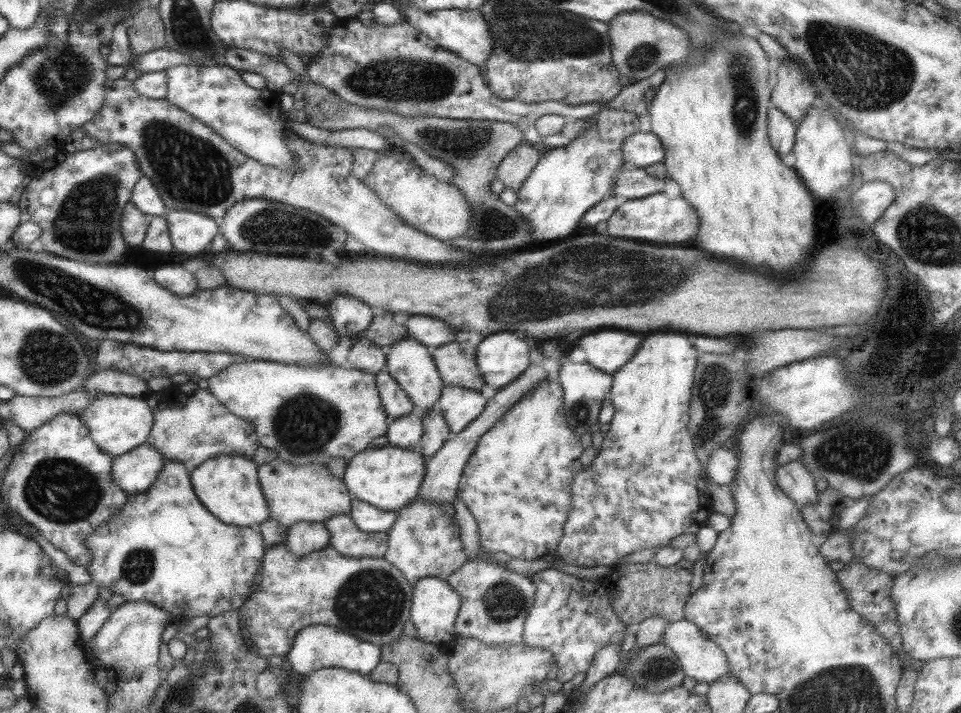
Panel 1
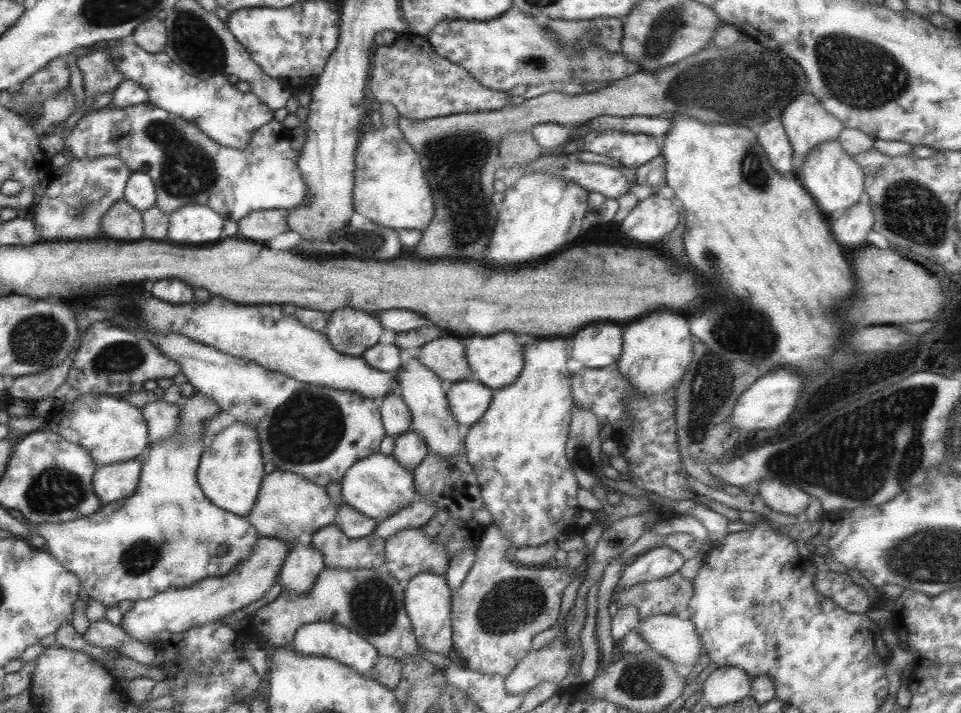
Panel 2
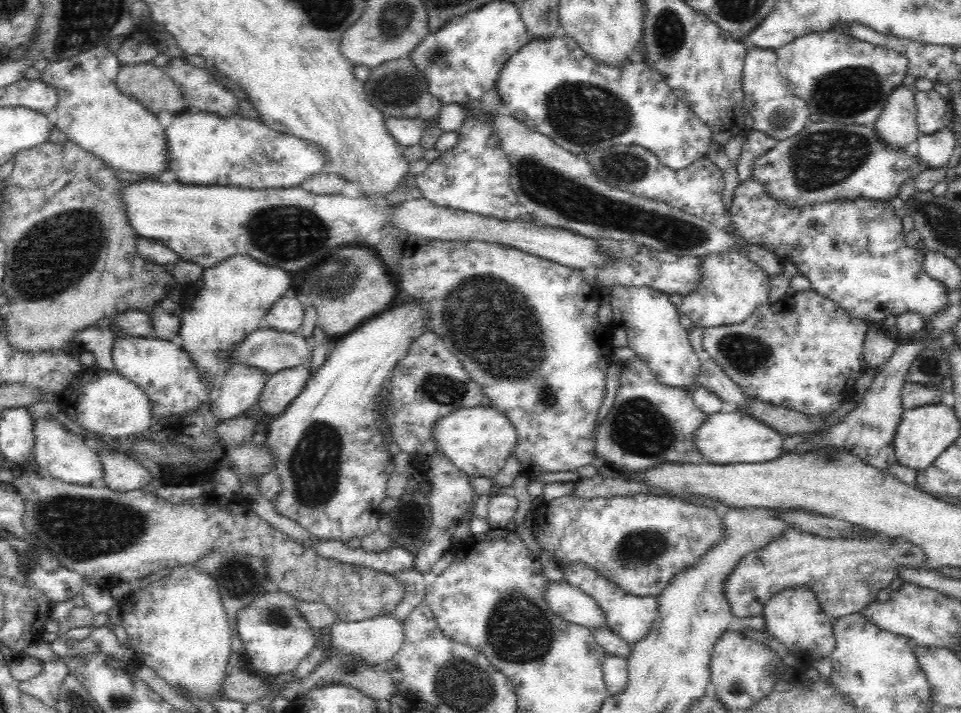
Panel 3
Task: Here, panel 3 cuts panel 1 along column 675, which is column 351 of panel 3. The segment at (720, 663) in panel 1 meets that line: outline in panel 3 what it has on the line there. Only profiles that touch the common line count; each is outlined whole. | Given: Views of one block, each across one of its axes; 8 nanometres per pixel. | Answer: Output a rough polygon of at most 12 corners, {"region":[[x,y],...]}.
{"region":[[392,614],[330,626],[328,652],[384,665],[403,622]]}

